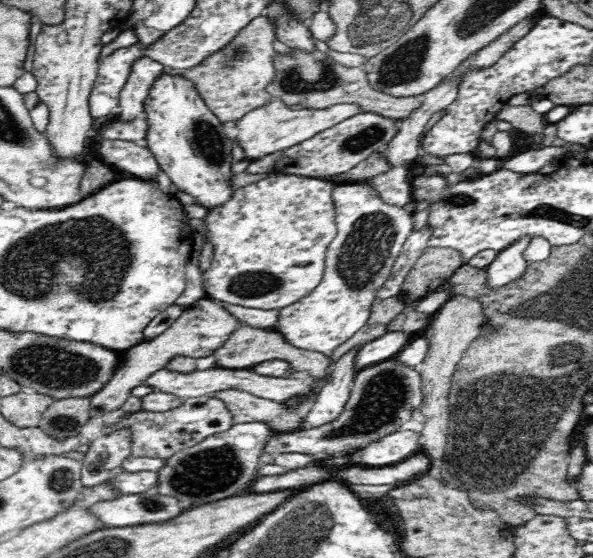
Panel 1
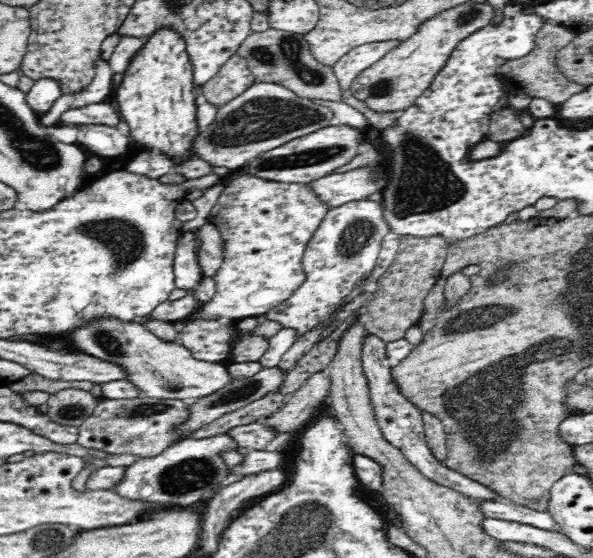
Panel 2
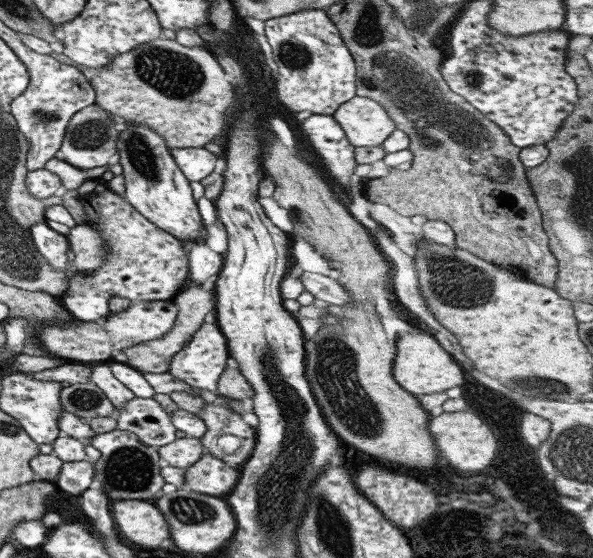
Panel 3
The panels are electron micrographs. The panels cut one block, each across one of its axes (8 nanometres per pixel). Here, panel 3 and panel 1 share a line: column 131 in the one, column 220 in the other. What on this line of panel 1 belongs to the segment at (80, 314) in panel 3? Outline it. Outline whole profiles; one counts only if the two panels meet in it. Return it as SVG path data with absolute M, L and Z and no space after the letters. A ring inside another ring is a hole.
M277 173L276 176L268 176L256 184L250 184L237 189L232 196L232 200L228 200L226 204L214 210L207 212L205 221L205 237L214 250L214 258L209 270L202 272L202 281L205 292L209 298L224 302L226 304L236 304L245 306L246 308L259 308L263 310L283 309L289 304L298 302L305 296L312 293L323 280L326 269L326 256L330 243L337 235L337 226L335 221L335 206L332 200L333 183L325 181L320 177L307 177L302 175L288 175L286 173Z

